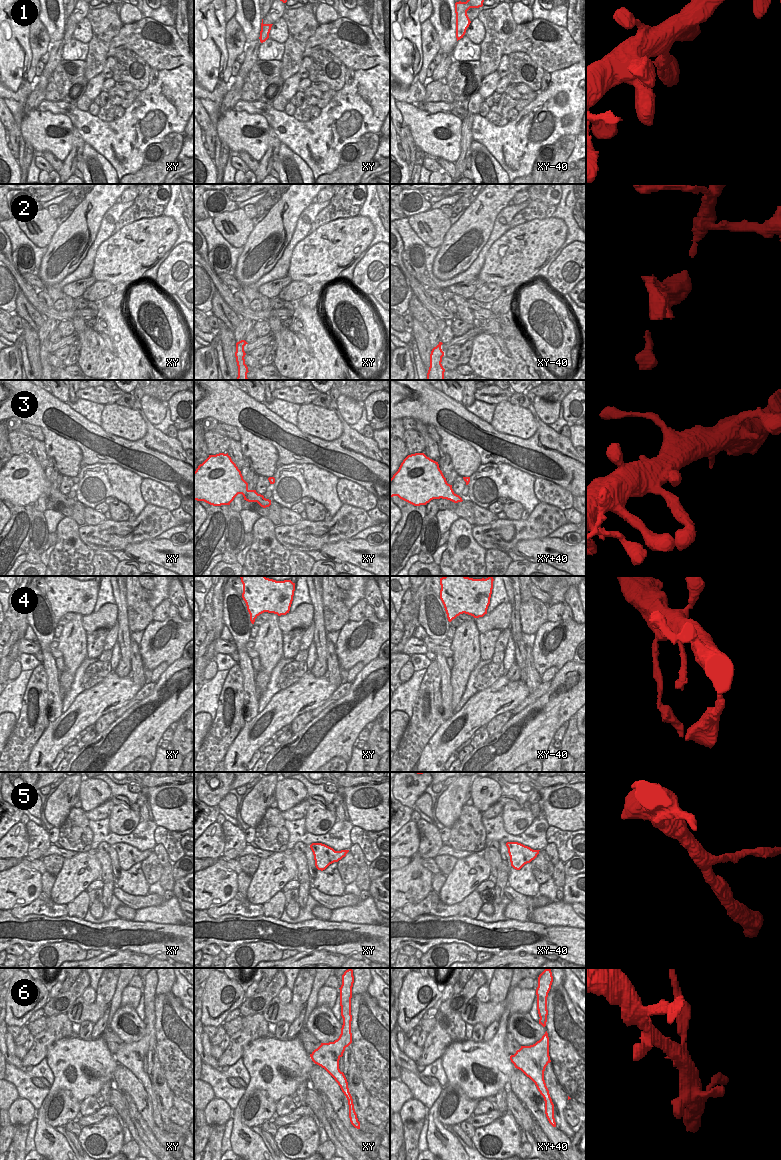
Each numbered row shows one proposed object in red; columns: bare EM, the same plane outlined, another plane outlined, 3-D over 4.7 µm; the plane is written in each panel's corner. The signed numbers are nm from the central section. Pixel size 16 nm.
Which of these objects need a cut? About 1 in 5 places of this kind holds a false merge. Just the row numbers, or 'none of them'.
5, 6

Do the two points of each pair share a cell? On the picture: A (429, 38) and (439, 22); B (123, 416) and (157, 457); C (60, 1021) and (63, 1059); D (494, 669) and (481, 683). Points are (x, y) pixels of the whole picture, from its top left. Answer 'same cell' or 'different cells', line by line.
A: different cells
B: different cells
C: different cells
D: same cell

